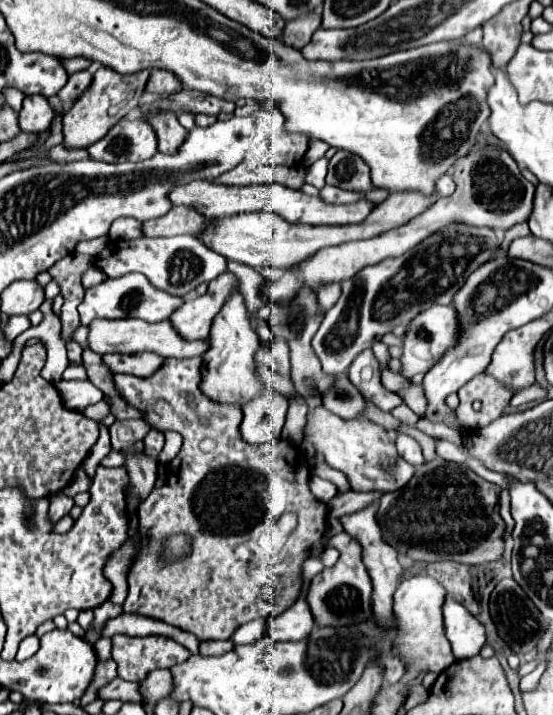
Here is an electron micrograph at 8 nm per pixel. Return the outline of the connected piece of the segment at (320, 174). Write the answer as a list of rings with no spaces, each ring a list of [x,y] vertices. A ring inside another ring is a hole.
[[[321,158],[321,160],[317,160],[315,164],[311,164],[311,166],[307,168],[305,184],[311,184],[311,186],[315,186],[315,188],[319,188],[319,190],[321,190],[321,188],[325,186],[327,164],[329,164],[329,160],[327,160],[327,158]]]

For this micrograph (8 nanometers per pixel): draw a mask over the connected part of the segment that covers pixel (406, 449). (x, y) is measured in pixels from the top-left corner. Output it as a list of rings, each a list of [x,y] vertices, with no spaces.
[[[399,432],[399,434],[395,436],[395,446],[397,446],[397,452],[399,452],[409,464],[419,466],[419,464],[425,462],[425,460],[423,460],[423,454],[421,454],[421,446],[419,446],[419,442],[417,442],[413,436]]]

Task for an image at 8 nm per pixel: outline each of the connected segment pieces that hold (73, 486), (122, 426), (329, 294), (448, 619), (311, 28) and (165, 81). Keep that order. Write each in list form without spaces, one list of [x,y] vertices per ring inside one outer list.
[[[81,466],[78,469],[73,482],[70,485],[68,485],[63,490],[63,492],[65,492],[65,494],[73,498],[78,493],[88,491],[91,483],[92,483],[91,480],[85,474],[84,469]]]
[[[123,420],[115,422],[109,432],[111,432],[111,446],[113,450],[131,450],[137,440],[143,440],[151,426],[147,426],[145,420]]]
[[[329,284],[329,286],[321,286],[317,290],[317,304],[319,304],[319,314],[327,314],[325,310],[331,310],[331,306],[335,306],[335,302],[339,300],[341,294],[341,286],[339,284]]]
[[[447,598],[443,604],[443,622],[445,636],[451,642],[457,660],[467,660],[479,654],[481,646],[485,644],[485,630],[463,604]]]
[[[313,10],[311,14],[305,14],[305,16],[299,16],[291,22],[287,22],[283,42],[289,46],[295,46],[295,48],[303,48],[311,40],[313,32],[319,28],[321,28],[321,12]]]
[[[153,70],[149,80],[147,80],[145,92],[155,94],[155,96],[167,96],[167,94],[179,92],[181,88],[183,88],[181,82],[171,72],[167,72],[167,70]]]

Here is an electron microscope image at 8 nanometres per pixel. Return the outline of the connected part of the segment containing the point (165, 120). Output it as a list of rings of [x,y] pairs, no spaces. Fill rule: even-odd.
[[[161,112],[153,114],[147,118],[149,124],[155,128],[157,138],[159,138],[159,152],[163,154],[175,154],[179,146],[187,138],[187,130],[175,120],[175,112]]]

